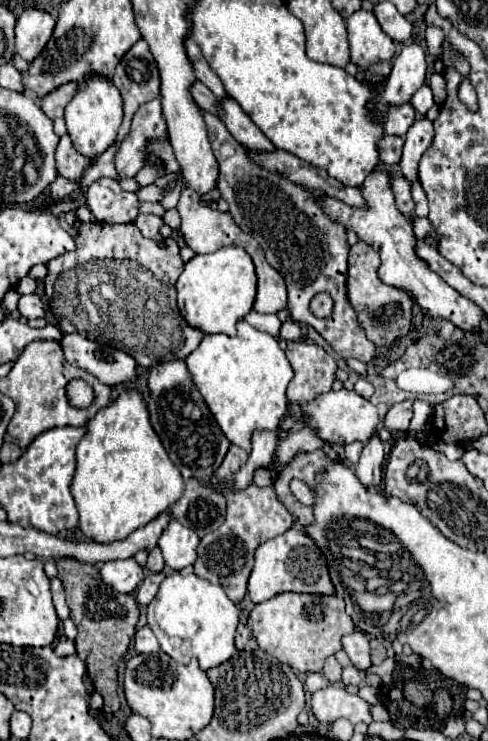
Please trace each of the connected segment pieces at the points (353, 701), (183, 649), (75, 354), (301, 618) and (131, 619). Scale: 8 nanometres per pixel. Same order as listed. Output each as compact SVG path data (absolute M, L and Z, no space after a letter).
M327 686L317 690L311 696L311 712L315 720L323 724L333 724L339 718L347 718L353 724L371 722L369 704L357 694L347 694L343 686Z
M179 572L169 574L153 602L147 606L149 628L157 636L161 650L169 654L175 662L187 664L191 656L199 658L199 666L209 670L227 662L235 654L235 630L239 624L239 610L227 598L225 590L209 580L203 580L195 574L181 576Z
M65 334L61 340L65 358L69 364L91 372L107 386L119 386L137 380L137 364L133 356L111 346L99 346L85 336Z
M281 592L271 600L253 606L249 614L249 624L259 648L275 656L279 662L289 664L299 674L321 672L327 656L333 656L343 648L341 638L355 632L355 624L345 612L345 602L335 594L323 596Z
M73 558L55 560L59 578L65 586L67 604L71 608L71 620L77 626L77 656L85 662L87 674L95 686L95 690L103 696L105 712L117 712L121 702L117 694L117 668L121 660L127 656L129 644L135 636L135 628L139 622L139 604L131 594L117 594L109 586L105 586L99 578L99 570L91 564L81 564Z

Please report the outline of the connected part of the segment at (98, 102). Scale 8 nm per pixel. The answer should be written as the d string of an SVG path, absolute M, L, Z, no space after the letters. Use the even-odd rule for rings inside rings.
M87 76L85 80L77 82L77 94L65 108L67 132L73 140L73 146L85 156L95 158L103 154L117 138L119 126L123 122L123 96L119 96L119 88L111 84L105 76Z

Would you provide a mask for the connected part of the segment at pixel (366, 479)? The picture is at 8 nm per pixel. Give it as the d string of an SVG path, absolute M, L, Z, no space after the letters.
M375 432L371 436L371 440L365 442L365 448L361 452L361 458L357 462L357 468L355 468L355 474L357 478L369 486L381 486L381 468L383 468L383 460L385 460L385 452L383 452L383 442L379 440L379 434Z

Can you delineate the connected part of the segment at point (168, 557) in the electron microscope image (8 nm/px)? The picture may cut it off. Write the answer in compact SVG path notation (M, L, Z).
M173 520L159 538L159 548L163 552L165 564L173 570L183 570L189 564L195 564L197 546L199 536L177 520Z

